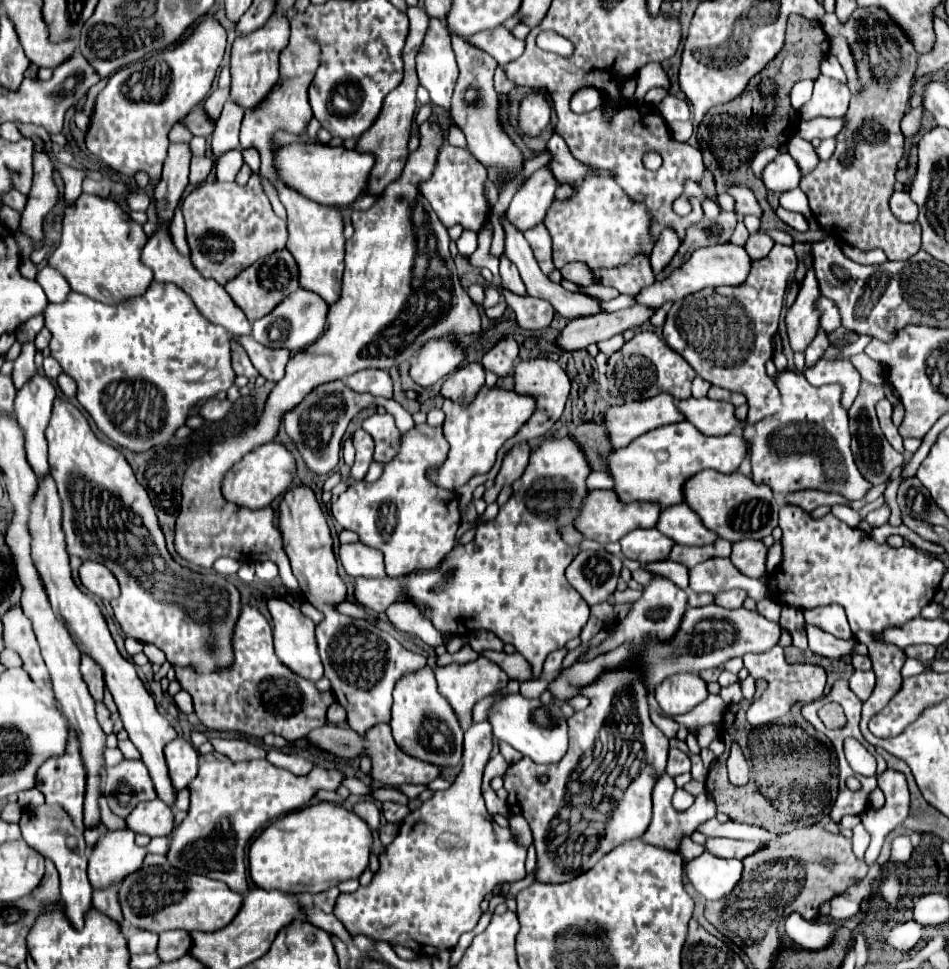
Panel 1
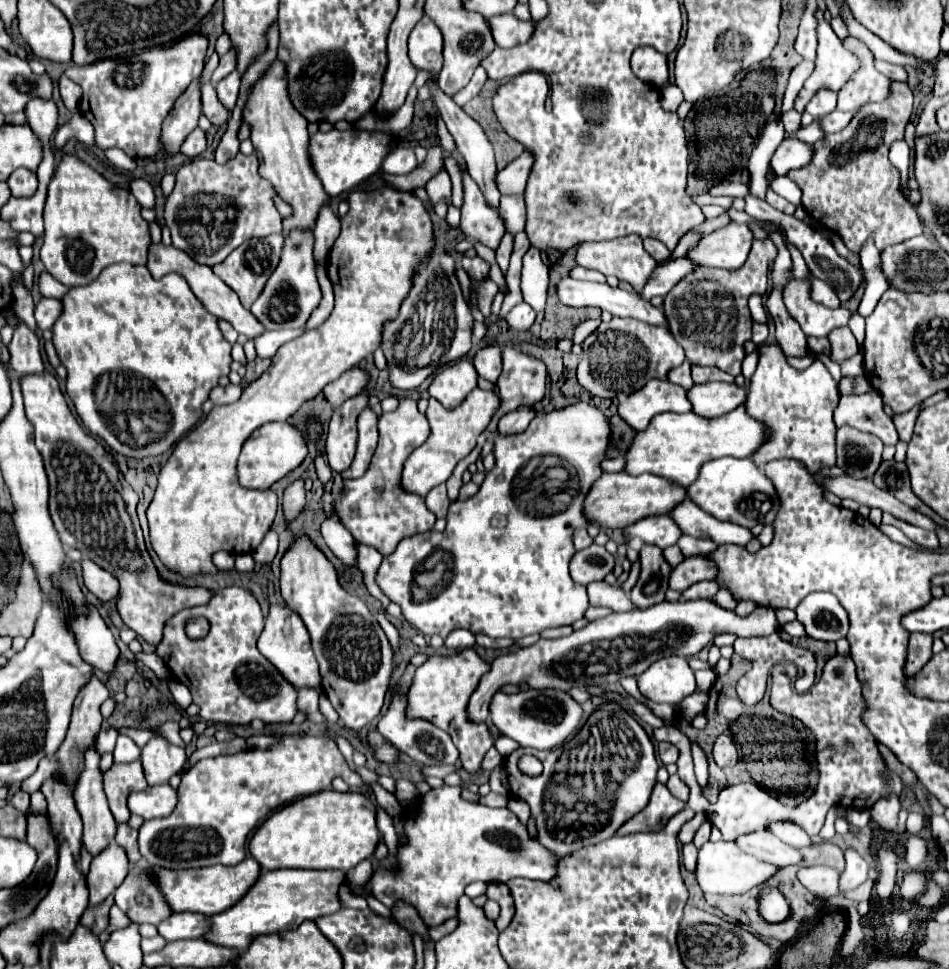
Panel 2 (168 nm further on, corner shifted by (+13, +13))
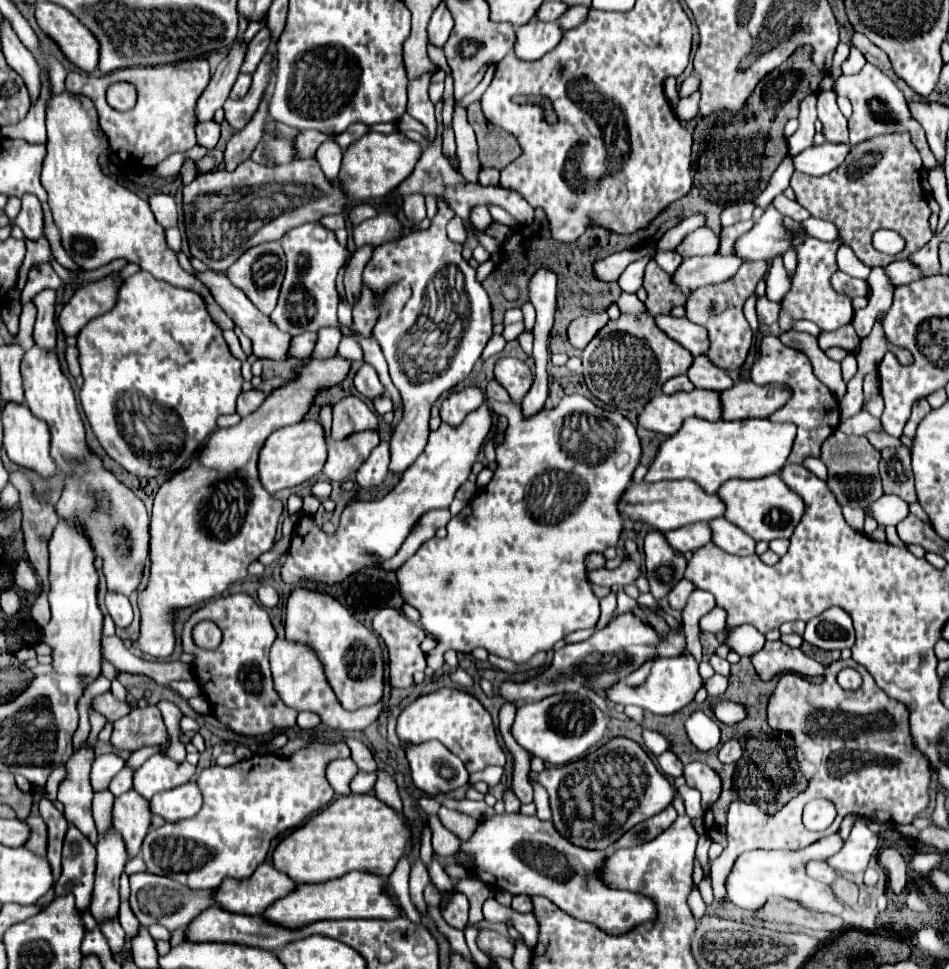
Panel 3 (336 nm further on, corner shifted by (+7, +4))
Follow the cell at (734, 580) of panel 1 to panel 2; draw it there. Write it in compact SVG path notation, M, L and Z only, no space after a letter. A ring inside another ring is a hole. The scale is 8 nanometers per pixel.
M703 554L697 556L689 556L685 558L681 564L677 564L671 570L671 578L669 578L669 588L673 590L687 590L691 584L701 582L701 580L715 580L719 574L717 564Z

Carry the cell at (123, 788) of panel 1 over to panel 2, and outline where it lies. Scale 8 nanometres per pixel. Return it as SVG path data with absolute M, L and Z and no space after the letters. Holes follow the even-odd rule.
M135 760L133 764L113 764L103 774L103 788L109 800L109 810L113 812L117 822L129 820L127 810L127 796L131 792L139 792L147 788L145 774L141 772L141 762Z

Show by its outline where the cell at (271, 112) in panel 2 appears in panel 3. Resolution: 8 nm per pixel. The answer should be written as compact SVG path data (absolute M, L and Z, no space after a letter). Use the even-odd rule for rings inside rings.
M301 131L301 135L295 137L297 157L299 157L299 159L313 157L315 151L317 151L317 147L319 147L323 141L329 141L329 139L335 139L335 137L333 137L333 135L319 133L319 131Z

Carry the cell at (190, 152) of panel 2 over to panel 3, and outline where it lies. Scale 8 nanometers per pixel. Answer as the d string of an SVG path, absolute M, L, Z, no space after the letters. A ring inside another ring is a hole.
M213 119L197 125L197 143L199 145L205 145L205 147L213 149L219 141L219 135L221 135L221 123L217 123Z

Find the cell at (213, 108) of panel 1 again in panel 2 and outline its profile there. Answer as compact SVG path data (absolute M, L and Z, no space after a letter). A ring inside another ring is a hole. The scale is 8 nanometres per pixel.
M229 50L225 56L221 56L219 60L219 66L217 70L213 72L211 76L211 84L217 84L219 80L223 80L227 74L231 74L235 70L235 56L233 56L233 50Z

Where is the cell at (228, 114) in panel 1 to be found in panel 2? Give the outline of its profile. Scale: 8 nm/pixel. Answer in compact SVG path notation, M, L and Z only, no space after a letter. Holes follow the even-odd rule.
M231 72L227 78L223 78L217 84L217 98L221 100L221 104L225 104L225 108L233 108L233 104L237 102L239 84L241 84L241 74L239 72Z

